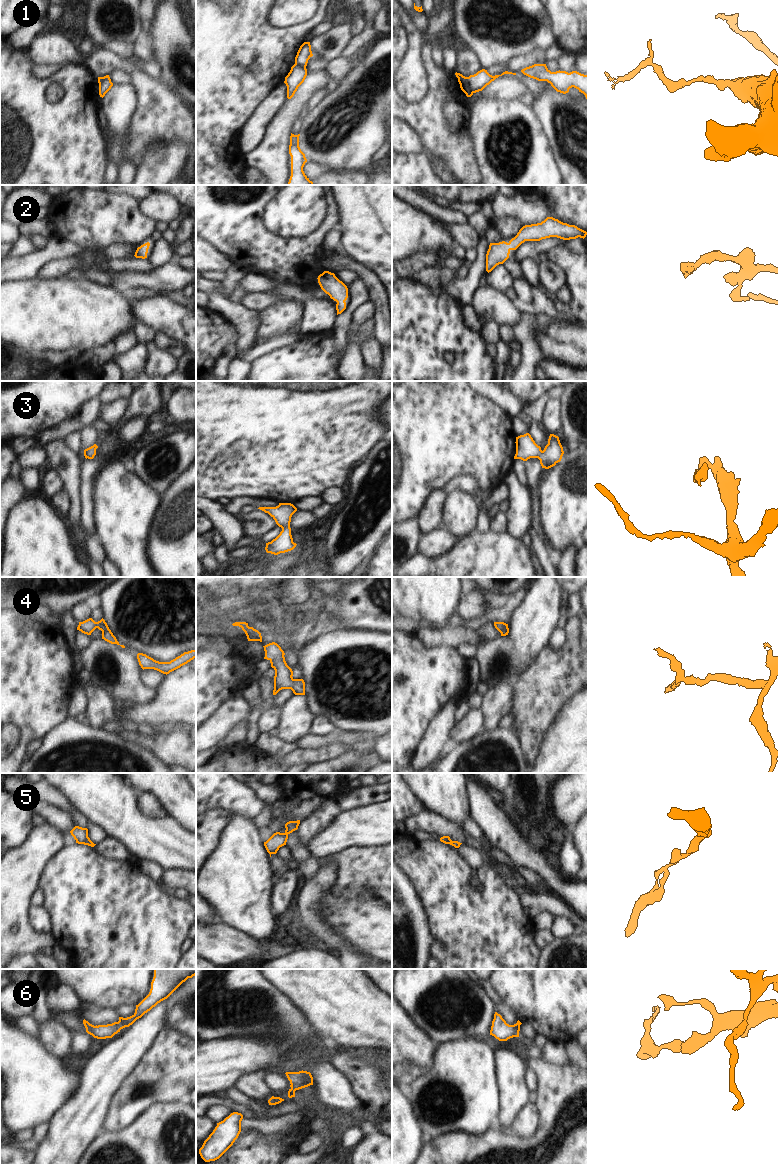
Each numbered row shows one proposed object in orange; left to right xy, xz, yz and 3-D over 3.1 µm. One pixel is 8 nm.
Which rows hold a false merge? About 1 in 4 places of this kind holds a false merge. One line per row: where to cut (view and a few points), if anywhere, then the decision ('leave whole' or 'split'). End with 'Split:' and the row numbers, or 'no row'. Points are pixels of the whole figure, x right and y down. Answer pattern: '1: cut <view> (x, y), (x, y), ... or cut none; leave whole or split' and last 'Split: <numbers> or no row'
1: cut yz (466, 77), (469, 88), (473, 92); split
2: cut none; leave whole
3: cut none; leave whole
4: cut none; leave whole
5: cut none; leave whole
6: cut none; leave whole
Split: 1

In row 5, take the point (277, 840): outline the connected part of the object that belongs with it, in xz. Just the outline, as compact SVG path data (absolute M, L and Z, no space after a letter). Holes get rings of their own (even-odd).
M300 820L287 822L285 824L286 830L284 833L276 832L266 842L264 842L264 846L270 854L270 857L272 854L276 854L280 847L286 845L288 835L297 830L299 824Z

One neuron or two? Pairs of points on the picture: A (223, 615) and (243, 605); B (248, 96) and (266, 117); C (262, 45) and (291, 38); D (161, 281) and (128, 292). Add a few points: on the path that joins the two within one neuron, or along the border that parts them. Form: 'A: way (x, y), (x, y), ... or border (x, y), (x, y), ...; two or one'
A: way (228, 610), (231, 607), (238, 607); one
B: border (273, 90), (244, 127); two
C: way (269, 45), (281, 45), (284, 43); one
D: way (153, 281), (138, 281), (135, 284); one

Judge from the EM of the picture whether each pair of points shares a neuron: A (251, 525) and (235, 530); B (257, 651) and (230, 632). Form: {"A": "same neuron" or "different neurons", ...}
{"A": "different neurons", "B": "different neurons"}

